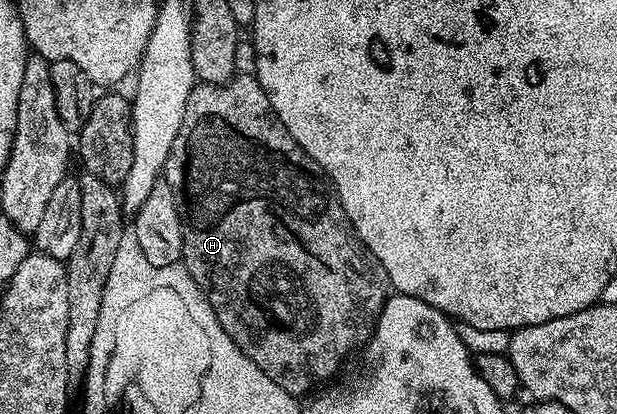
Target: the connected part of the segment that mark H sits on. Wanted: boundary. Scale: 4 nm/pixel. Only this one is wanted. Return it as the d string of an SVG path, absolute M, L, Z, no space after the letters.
M235 75L226 84L195 83L186 103L182 125L176 134L176 142L172 142L172 150L168 154L164 182L172 186L172 198L176 198L176 210L182 219L181 263L198 289L206 295L206 301L212 306L220 326L224 326L226 334L231 336L236 346L240 346L240 350L244 350L244 354L248 354L248 358L252 358L252 362L256 362L256 366L260 366L260 370L264 370L264 374L268 374L268 378L272 378L276 386L288 390L295 398L305 397L319 386L333 381L339 375L338 367L345 362L346 355L353 348L361 349L374 333L382 308L392 295L390 279L384 266L380 266L378 259L362 245L361 238L354 232L348 214L338 200L338 194L325 170L315 160L308 158L296 138L292 138L288 130L284 130L284 122L276 118L268 102L268 94L260 86L258 79L254 76Z

